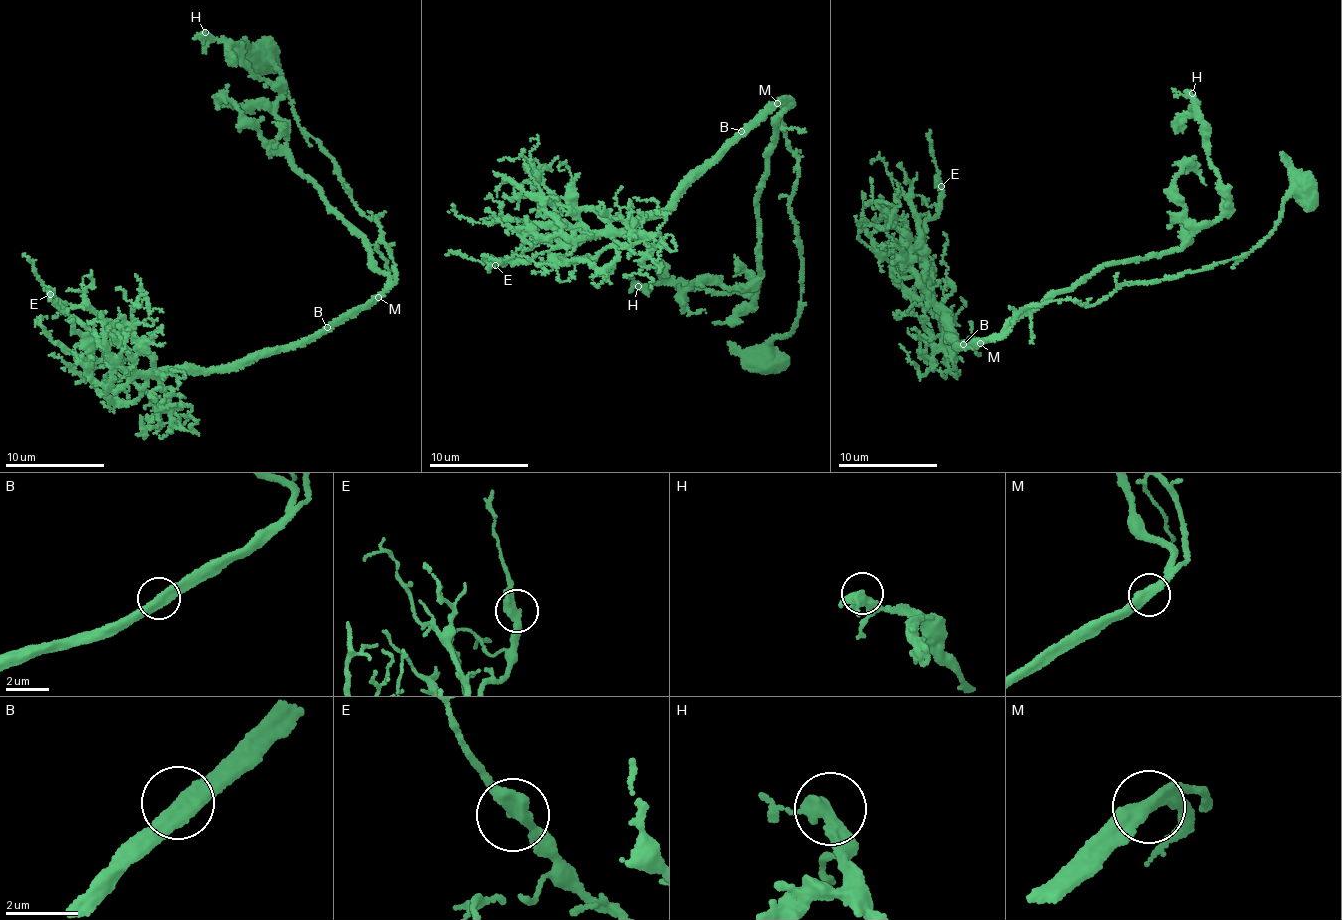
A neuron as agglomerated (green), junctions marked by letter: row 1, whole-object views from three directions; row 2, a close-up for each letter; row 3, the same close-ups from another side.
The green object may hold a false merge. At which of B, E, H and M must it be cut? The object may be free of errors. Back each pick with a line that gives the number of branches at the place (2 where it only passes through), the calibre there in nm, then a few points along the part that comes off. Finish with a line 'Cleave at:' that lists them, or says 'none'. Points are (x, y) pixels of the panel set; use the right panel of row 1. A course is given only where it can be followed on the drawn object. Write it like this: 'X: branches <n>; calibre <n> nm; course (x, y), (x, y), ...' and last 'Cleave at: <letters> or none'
Cleave at: none

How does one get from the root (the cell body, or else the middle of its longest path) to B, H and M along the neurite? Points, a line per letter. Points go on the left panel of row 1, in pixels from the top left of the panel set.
B: (260, 53), (270, 50), (300, 127), (336, 162), (356, 206), (378, 219), (395, 268), (385, 291), (327, 327)
H: (260, 53), (378, 219), (393, 275), (289, 165), (280, 91), (205, 32)
M: (260, 53), (270, 50), (300, 127), (336, 162), (356, 206), (382, 227), (382, 242), (395, 268), (379, 298)

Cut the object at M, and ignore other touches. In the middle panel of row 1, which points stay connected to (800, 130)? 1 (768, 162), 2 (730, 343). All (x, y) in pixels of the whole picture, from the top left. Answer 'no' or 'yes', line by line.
1: no
2: yes

